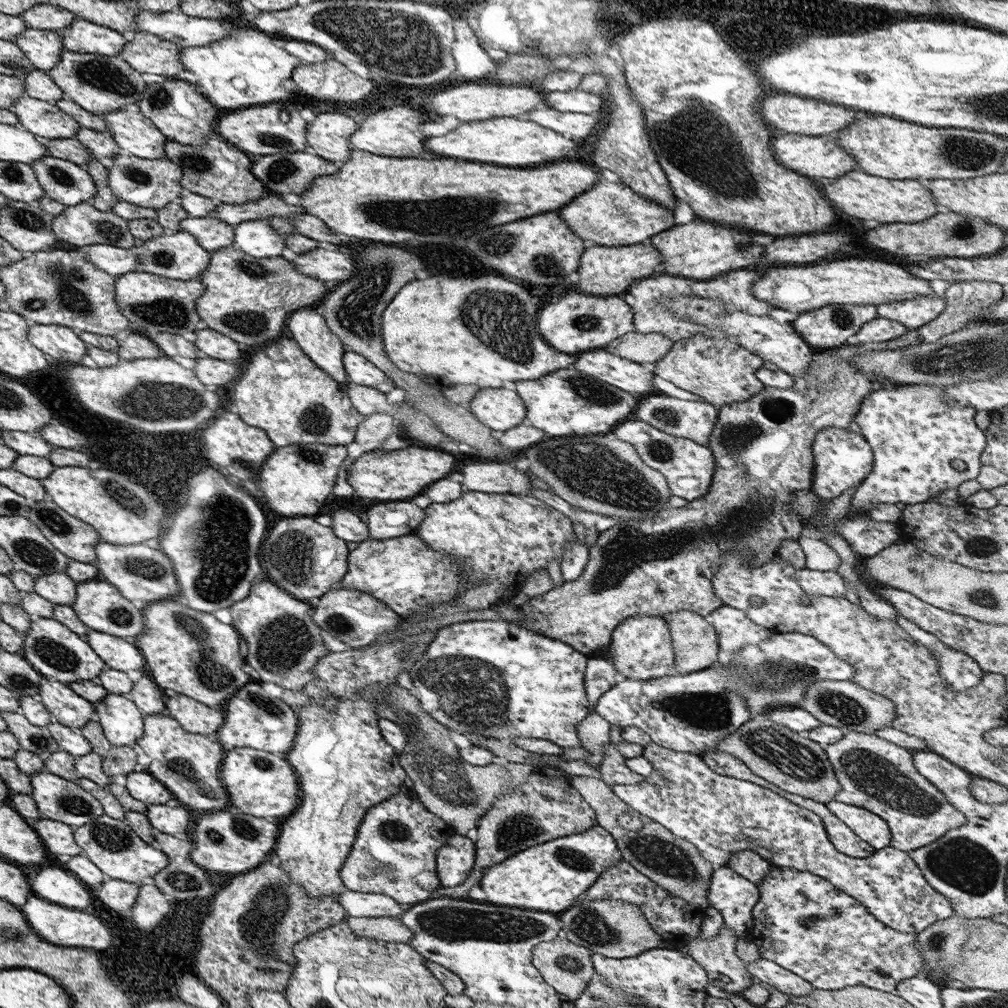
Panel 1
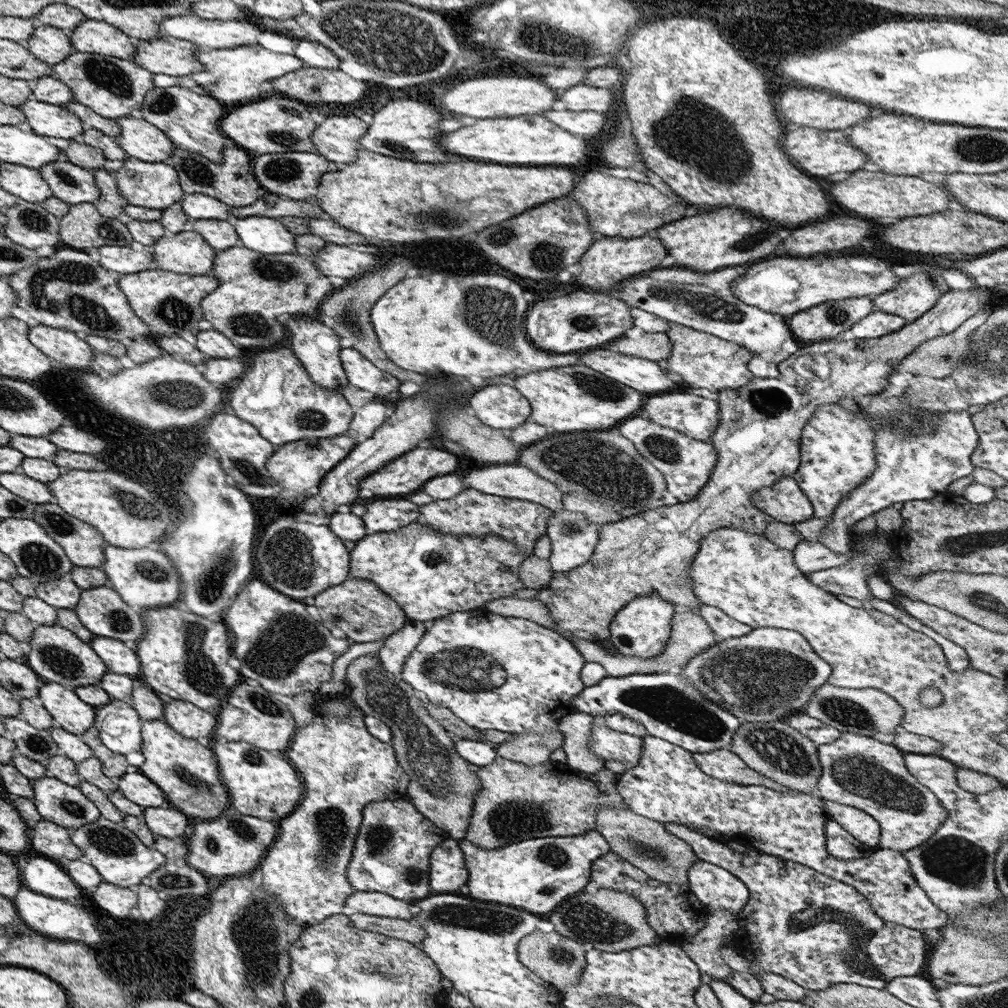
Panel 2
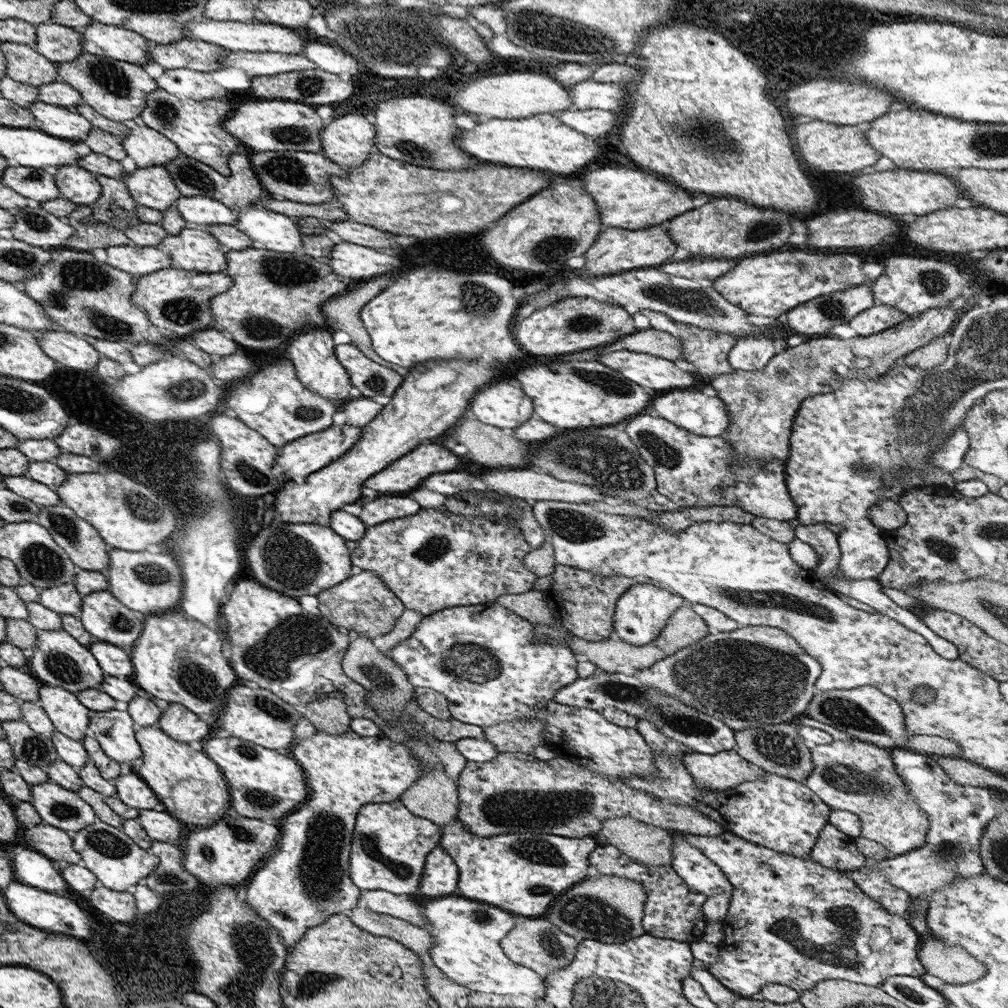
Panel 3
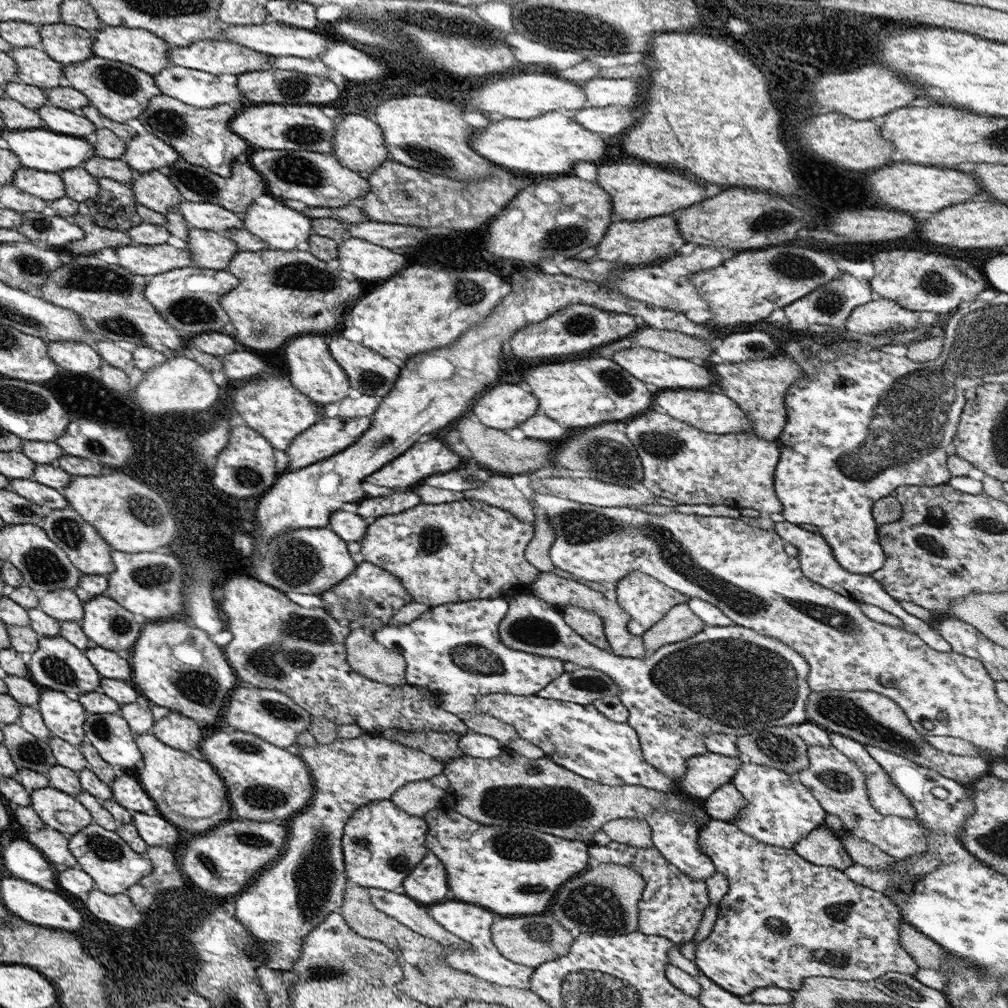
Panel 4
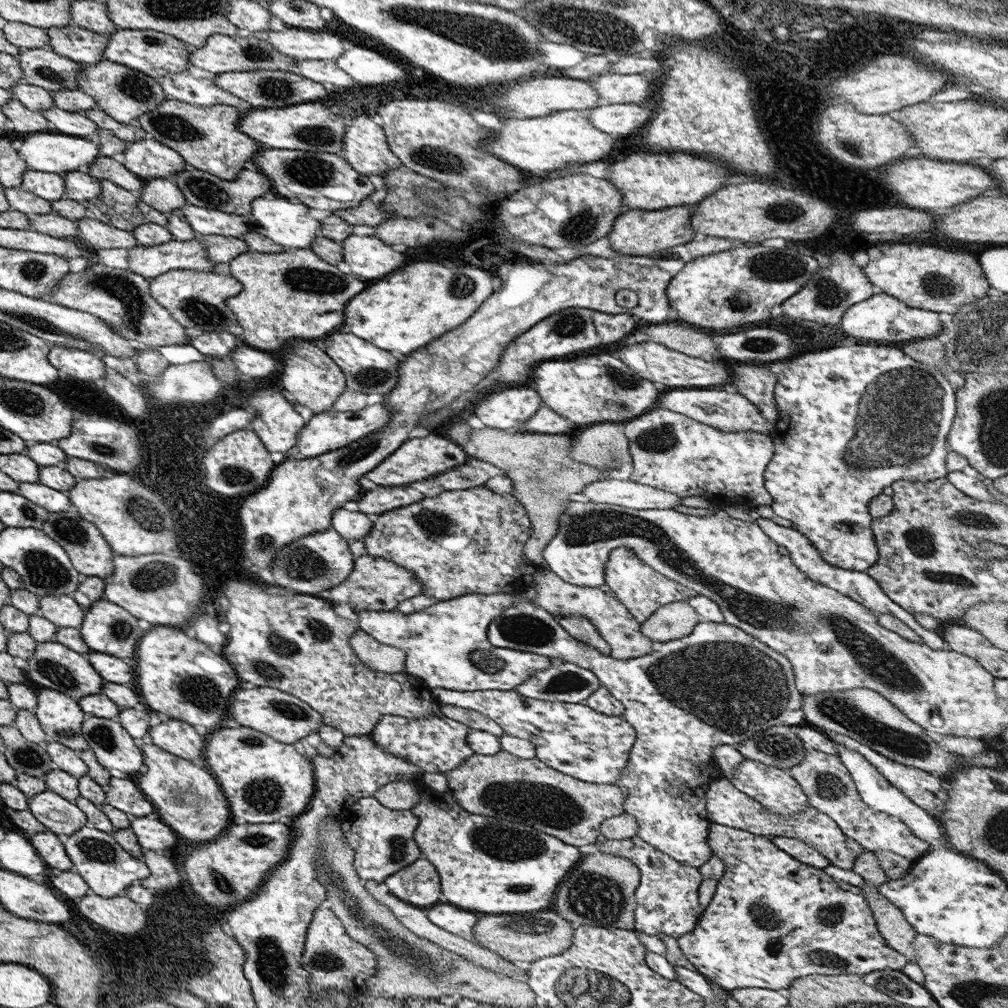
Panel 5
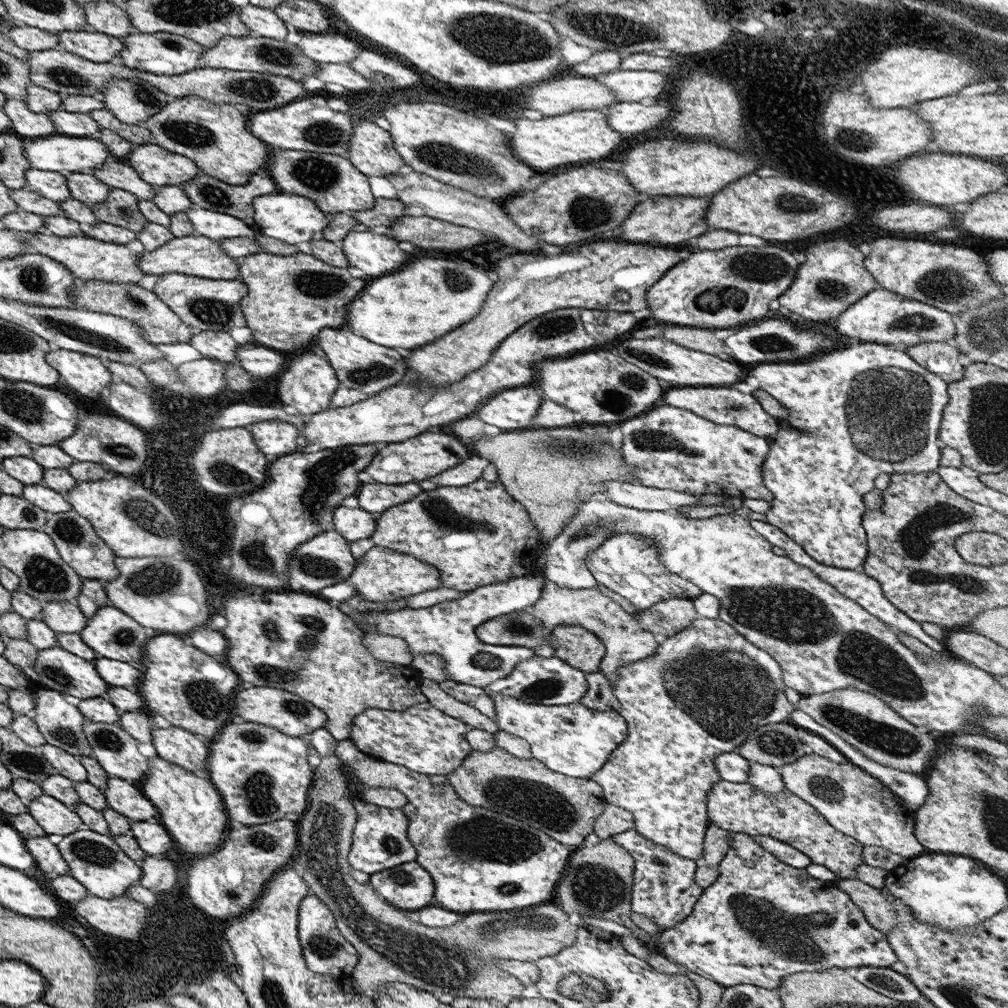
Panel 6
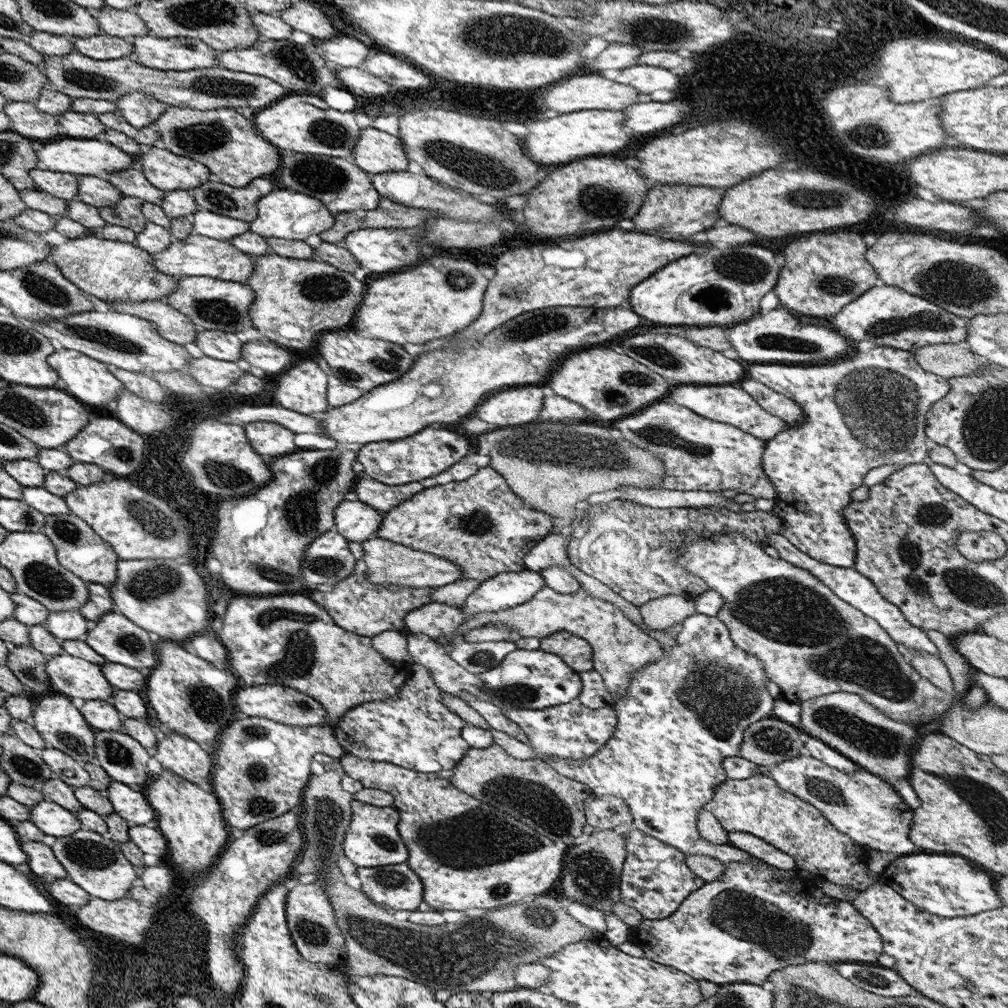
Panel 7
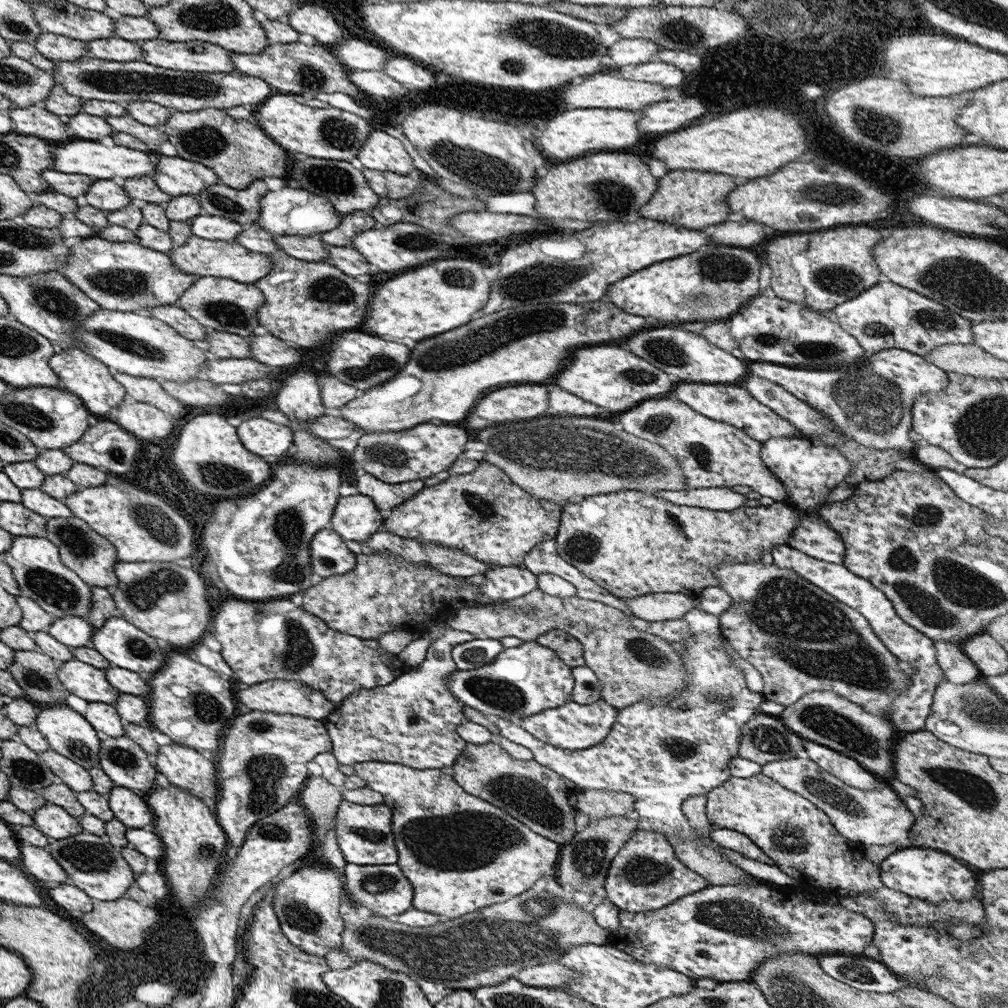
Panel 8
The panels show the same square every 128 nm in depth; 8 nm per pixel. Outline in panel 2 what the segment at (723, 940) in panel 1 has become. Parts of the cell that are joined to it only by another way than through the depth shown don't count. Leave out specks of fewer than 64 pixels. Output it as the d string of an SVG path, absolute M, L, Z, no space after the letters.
M707 910L704 928L691 940L693 948L687 948L684 954L700 972L725 983L733 970L719 957L719 948L724 946L723 938L730 941L738 930L736 917L730 912Z

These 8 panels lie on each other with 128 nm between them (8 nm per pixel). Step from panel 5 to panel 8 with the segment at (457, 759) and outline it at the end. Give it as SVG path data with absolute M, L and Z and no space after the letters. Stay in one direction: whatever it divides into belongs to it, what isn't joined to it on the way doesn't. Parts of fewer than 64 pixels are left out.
M447 620L428 623L421 637L432 638L432 641L427 645L424 659L418 666L397 676L384 687L355 691L320 720L331 741L330 753L339 764L349 766L356 762L373 761L404 764L417 770L440 769L451 766L461 754L462 748L465 748L466 742L456 734L456 728L465 724L468 718L463 713L462 702L447 690L446 678L456 669L451 657L452 648L475 638L468 632L453 630Z

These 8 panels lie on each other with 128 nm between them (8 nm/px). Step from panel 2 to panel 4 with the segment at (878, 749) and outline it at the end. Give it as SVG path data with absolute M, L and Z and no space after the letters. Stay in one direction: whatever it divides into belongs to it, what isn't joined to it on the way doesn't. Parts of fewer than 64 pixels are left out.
M833 745L807 746L807 768L795 773L795 778L818 800L819 806L833 816L842 820L842 828L855 838L870 842L896 859L921 856L926 852L927 838L923 833L923 826L914 818L905 816L879 814L866 797L864 774L857 765L843 756Z

